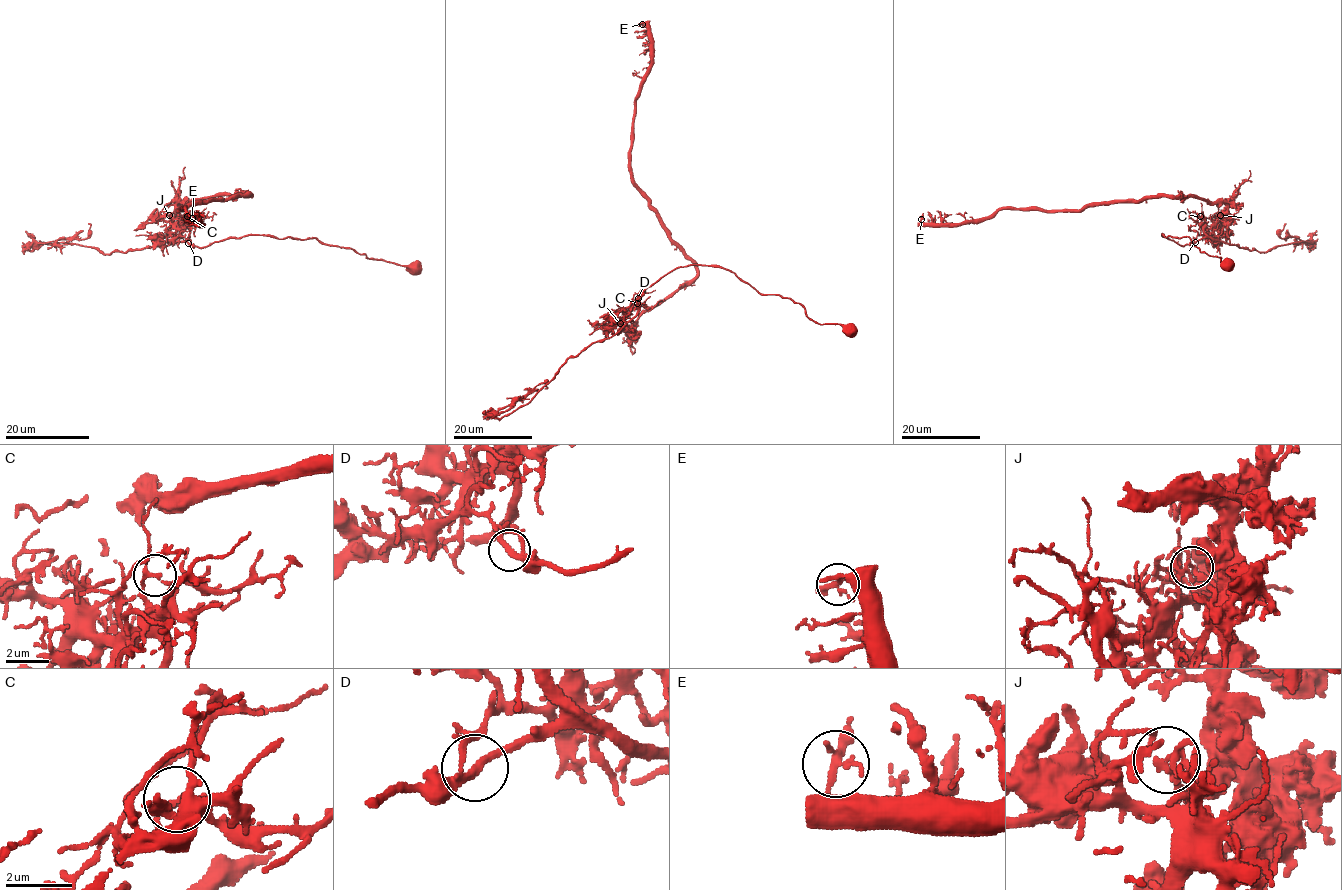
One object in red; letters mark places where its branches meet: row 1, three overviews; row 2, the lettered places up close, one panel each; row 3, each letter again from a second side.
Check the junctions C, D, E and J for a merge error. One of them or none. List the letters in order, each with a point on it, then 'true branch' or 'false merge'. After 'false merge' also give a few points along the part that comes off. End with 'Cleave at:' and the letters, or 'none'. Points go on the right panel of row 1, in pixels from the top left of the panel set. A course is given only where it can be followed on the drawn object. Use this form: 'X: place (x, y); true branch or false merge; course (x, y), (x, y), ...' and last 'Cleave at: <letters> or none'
C: place (1200, 216); true branch
D: place (1195, 242); true branch
E: place (921, 219); true branch
J: place (1220, 215); false merge; course (1221, 215), (1183, 246), (1162, 234), (1188, 237), (1201, 252), (1221, 258), (1230, 267)
Cleave at: J

